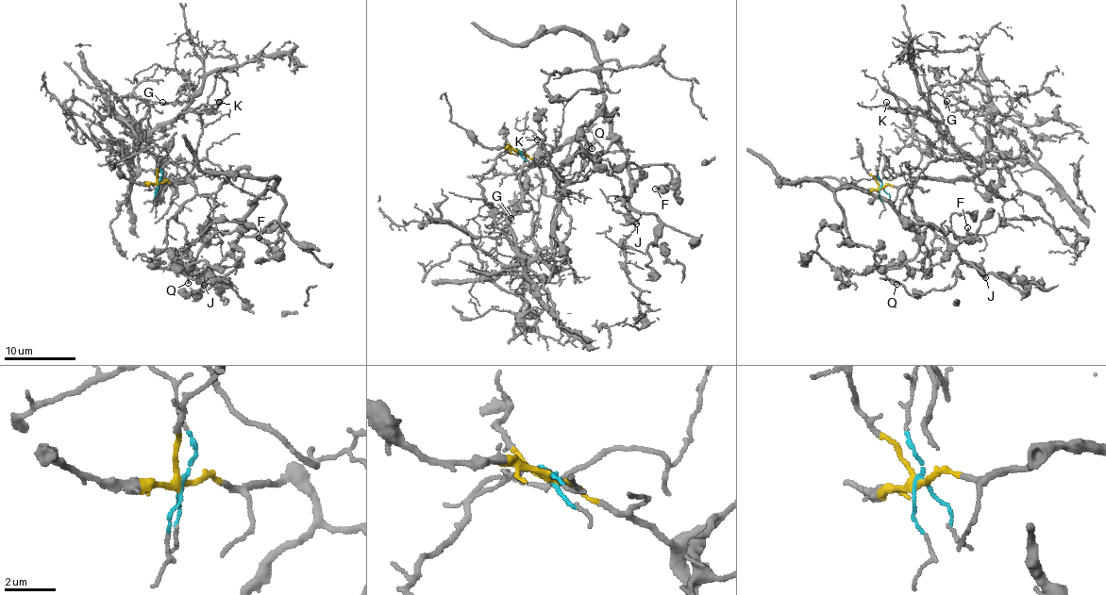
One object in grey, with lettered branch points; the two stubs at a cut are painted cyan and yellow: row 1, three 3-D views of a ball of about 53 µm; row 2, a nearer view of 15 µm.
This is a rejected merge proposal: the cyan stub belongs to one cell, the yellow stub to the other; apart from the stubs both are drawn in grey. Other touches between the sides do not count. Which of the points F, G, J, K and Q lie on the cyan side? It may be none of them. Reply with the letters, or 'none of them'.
G, K

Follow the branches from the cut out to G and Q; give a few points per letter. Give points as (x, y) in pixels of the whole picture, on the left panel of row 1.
G: (158, 182), (148, 150), (112, 165), (122, 148), (127, 157), (188, 103), (181, 93), (173, 105), (162, 101)
Q: (158, 182), (189, 183), (200, 195), (213, 200), (209, 217), (213, 237), (189, 262), (185, 270), (188, 283)

